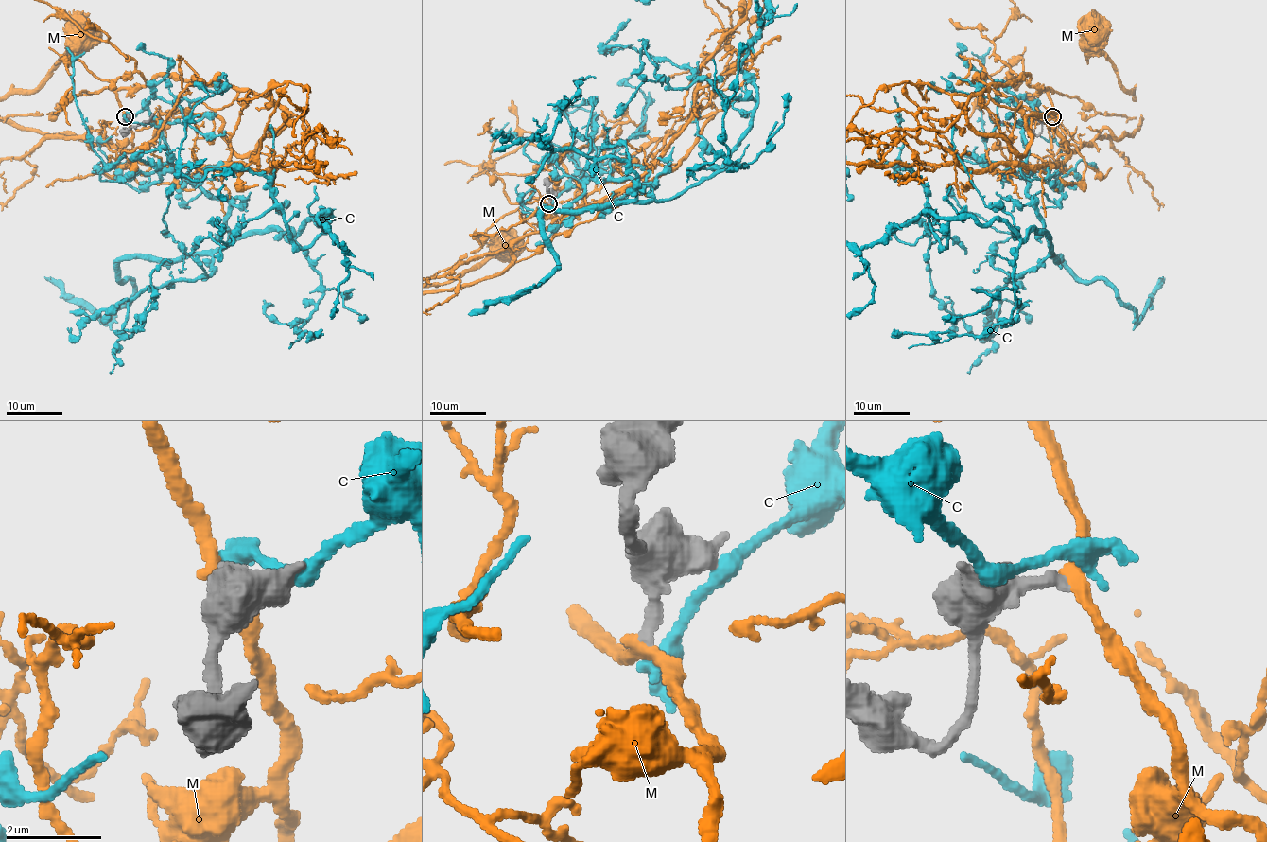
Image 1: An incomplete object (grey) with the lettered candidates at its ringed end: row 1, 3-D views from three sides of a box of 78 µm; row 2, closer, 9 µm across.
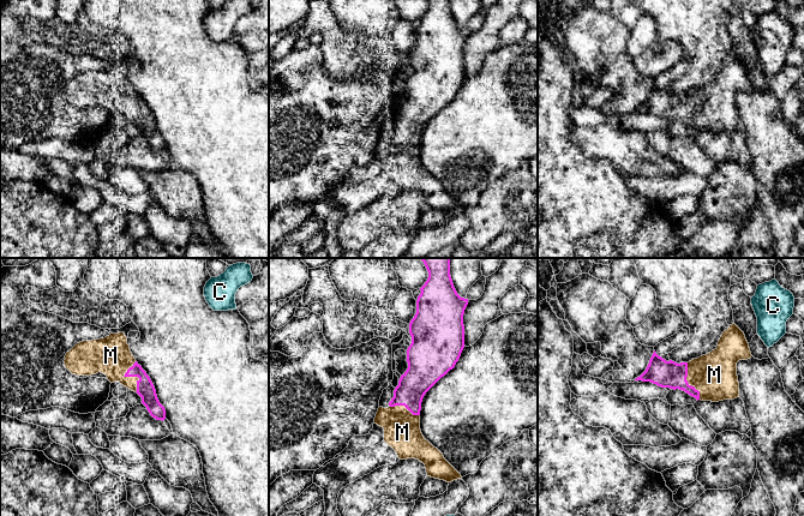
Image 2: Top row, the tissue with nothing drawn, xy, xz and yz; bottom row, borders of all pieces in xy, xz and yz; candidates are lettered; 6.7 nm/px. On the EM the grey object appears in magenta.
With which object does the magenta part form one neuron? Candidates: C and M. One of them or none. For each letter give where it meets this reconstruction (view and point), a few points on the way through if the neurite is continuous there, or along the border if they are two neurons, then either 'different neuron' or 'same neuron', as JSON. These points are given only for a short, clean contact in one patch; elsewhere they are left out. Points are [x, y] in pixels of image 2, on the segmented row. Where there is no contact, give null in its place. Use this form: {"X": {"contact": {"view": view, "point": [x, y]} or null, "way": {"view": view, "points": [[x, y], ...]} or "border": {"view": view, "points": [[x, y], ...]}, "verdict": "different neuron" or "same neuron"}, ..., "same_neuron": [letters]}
{"C": {"contact": null, "verdict": "different neuron"}, "M": {"contact": {"view": "xy", "point": [132, 376]}, "verdict": "same neuron"}, "same_neuron": ["M"]}

